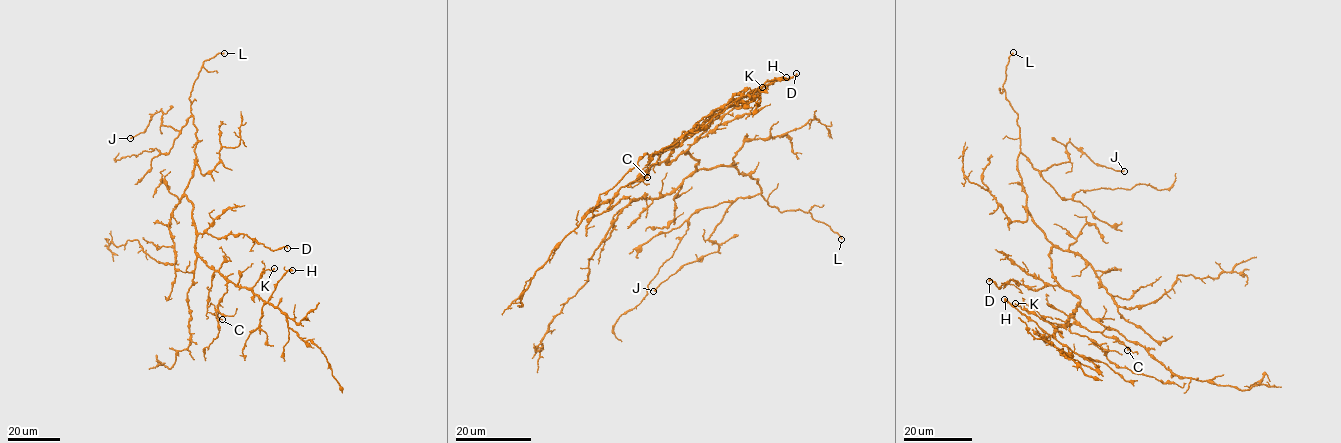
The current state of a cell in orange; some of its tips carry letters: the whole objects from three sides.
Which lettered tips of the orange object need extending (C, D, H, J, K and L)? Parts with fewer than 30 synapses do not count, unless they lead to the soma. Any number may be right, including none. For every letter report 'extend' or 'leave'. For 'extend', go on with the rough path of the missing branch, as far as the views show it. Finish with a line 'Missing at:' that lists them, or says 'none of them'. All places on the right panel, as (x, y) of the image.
C: leave
D: leave
H: leave
J: leave
K: leave
L: extend
Missing at: L

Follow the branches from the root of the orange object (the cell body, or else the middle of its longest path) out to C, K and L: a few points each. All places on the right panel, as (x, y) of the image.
C: (1051, 262), (1055, 281), (1079, 299), (1073, 318), (1087, 330), (1116, 337), (1129, 347), (1127, 350)
K: (1051, 262), (1055, 281), (1079, 299), (1079, 306), (1068, 318), (1068, 324), (1054, 326), (1015, 303)
L: (1051, 262), (1052, 243), (1026, 208), (1017, 166), (1020, 128), (1003, 86), (1013, 52)

